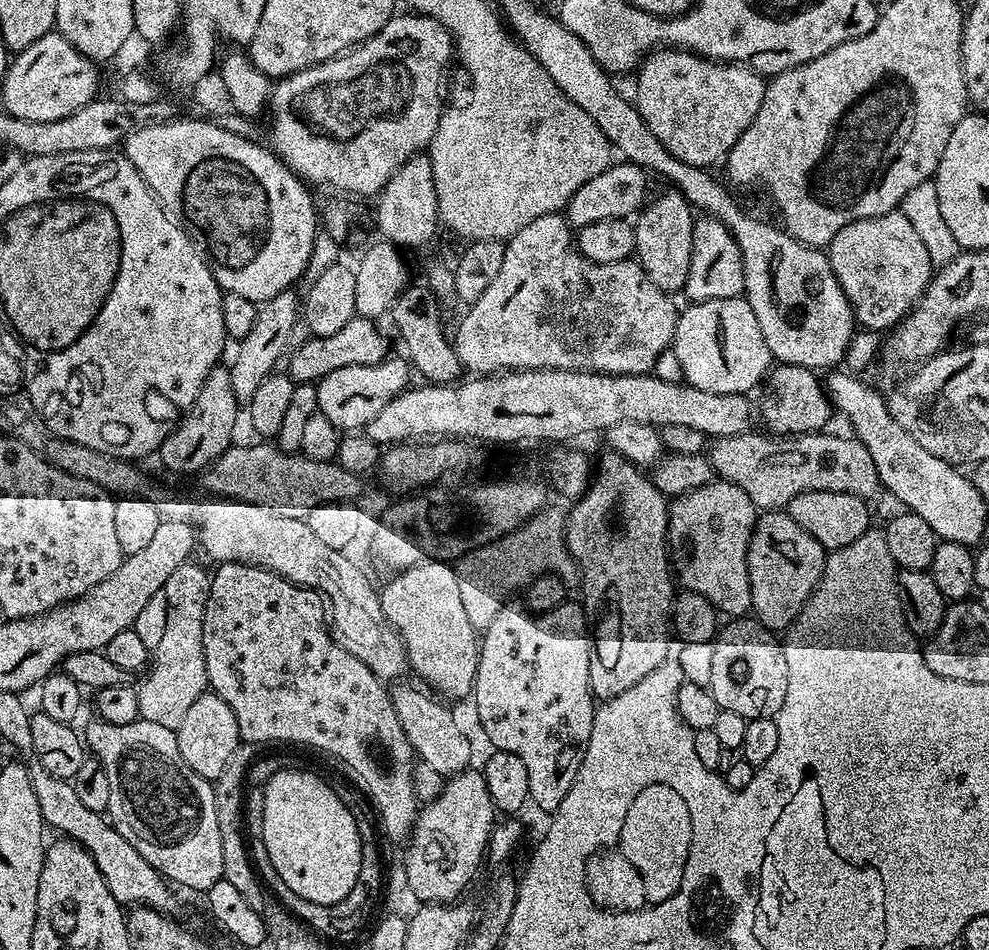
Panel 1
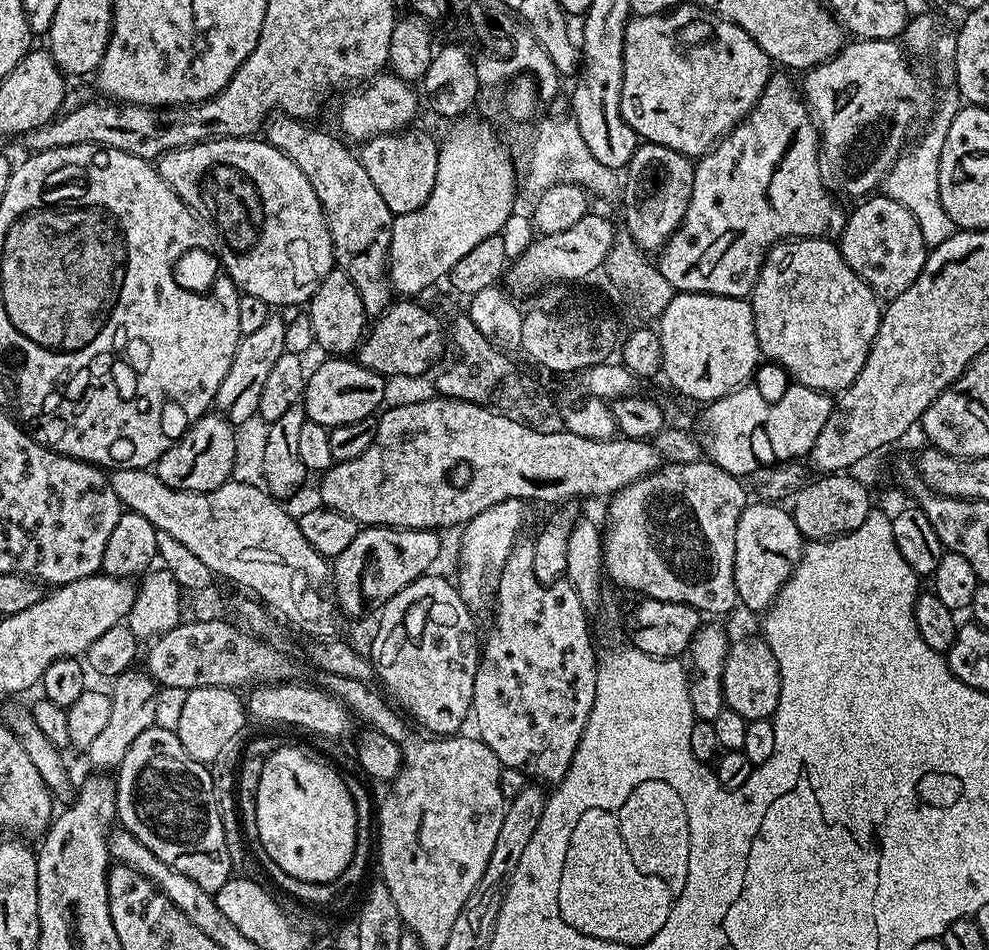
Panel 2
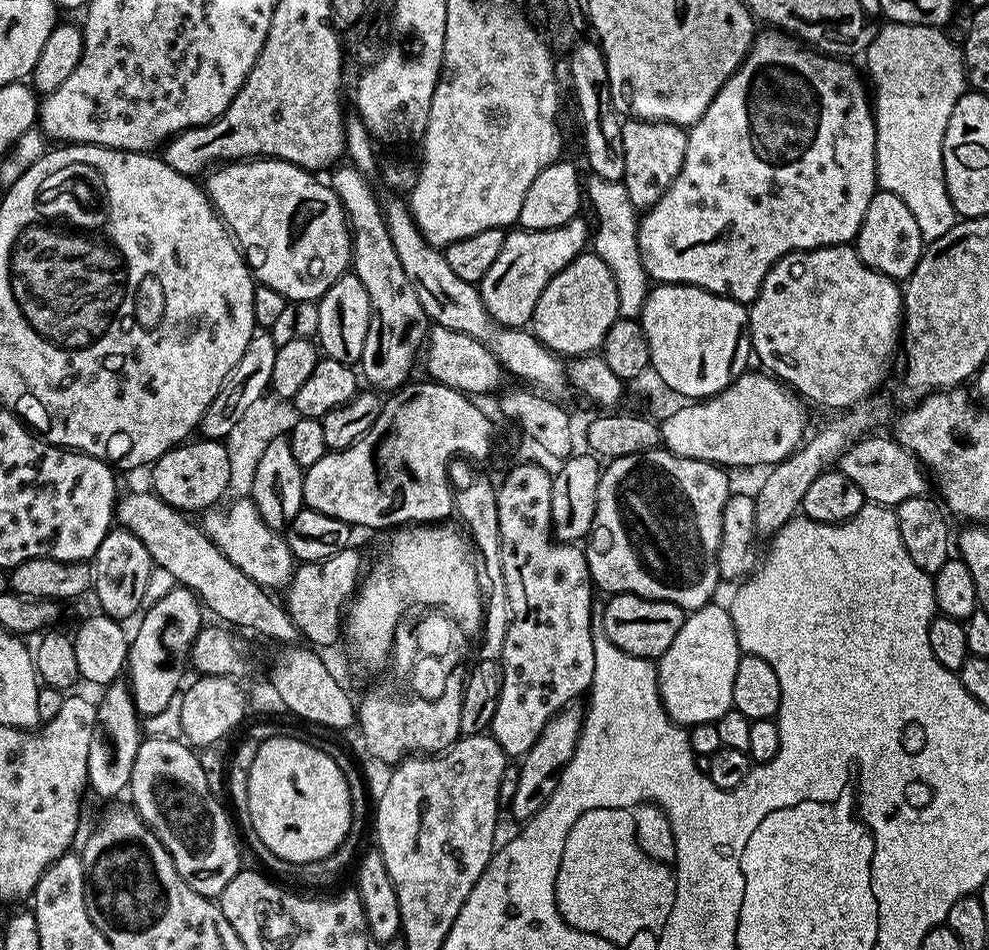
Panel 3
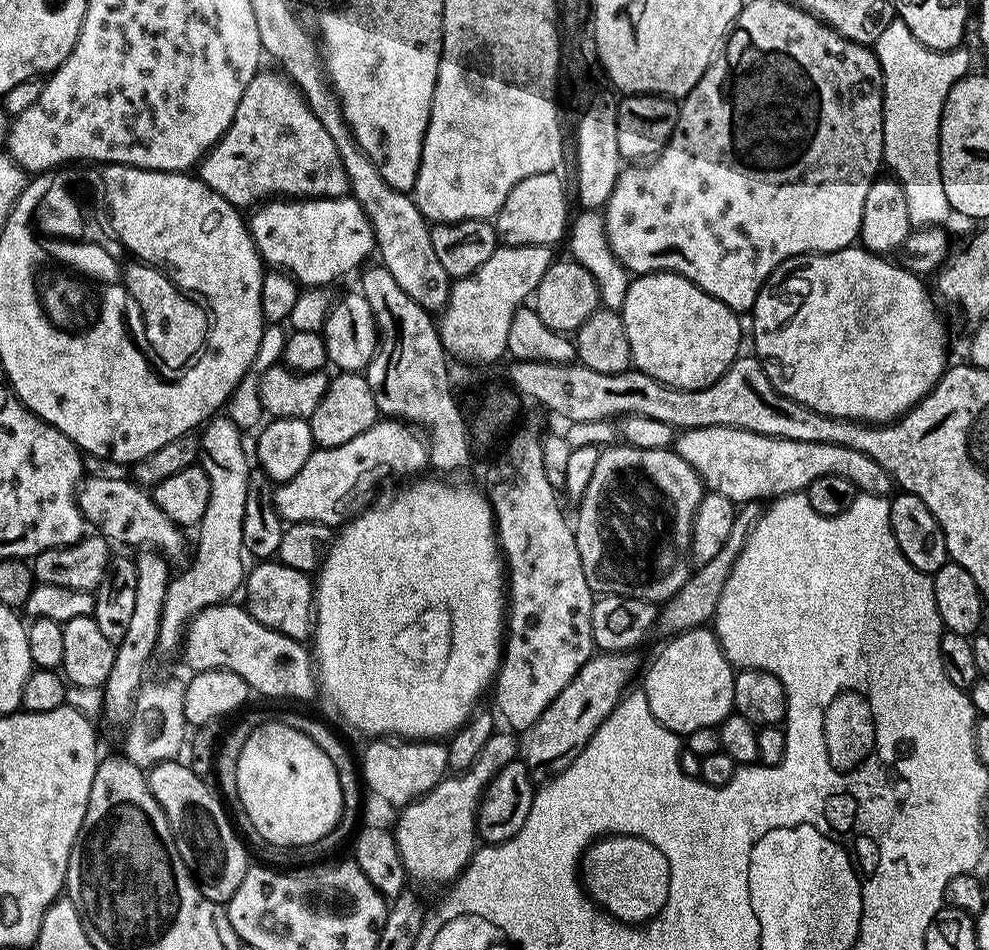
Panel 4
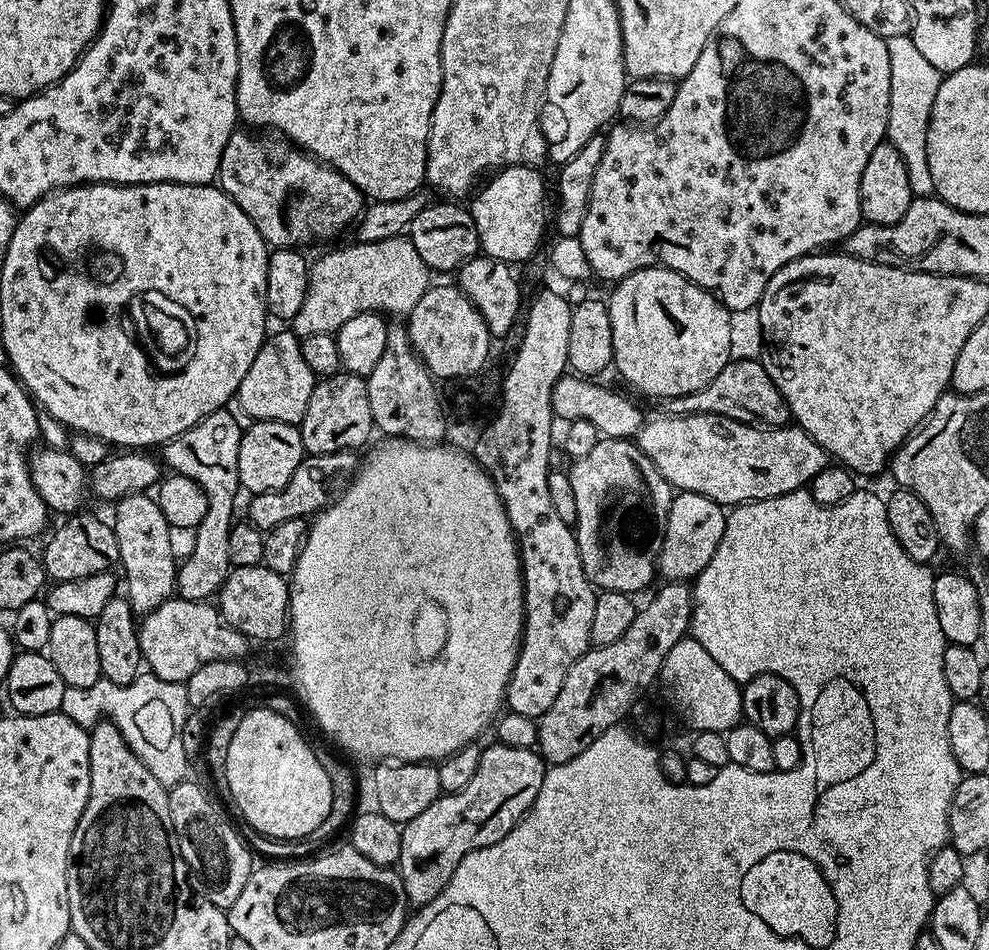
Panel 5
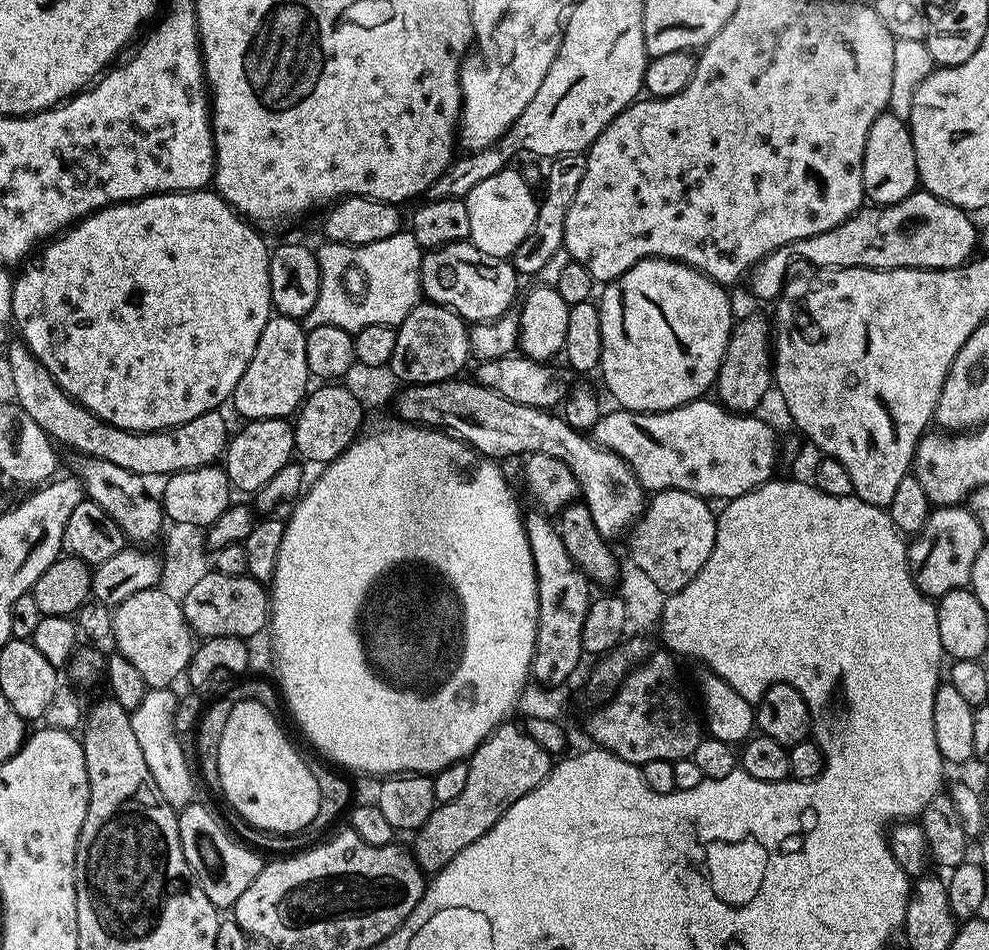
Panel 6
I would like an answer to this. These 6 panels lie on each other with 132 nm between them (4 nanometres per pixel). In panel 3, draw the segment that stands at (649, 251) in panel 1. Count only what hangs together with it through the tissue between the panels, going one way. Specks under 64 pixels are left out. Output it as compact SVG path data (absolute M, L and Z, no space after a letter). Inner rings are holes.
M625 119L620 125L622 130L622 150L626 158L624 179L622 181L630 202L638 210L647 210L666 194L674 182L686 158L688 145L687 131L681 125L667 124L657 120Z

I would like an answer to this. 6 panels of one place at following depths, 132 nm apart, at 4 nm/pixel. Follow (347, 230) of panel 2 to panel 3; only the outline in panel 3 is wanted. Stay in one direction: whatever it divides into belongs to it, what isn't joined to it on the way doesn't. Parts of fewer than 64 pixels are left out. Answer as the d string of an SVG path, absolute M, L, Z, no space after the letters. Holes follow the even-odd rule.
M351 164L339 165L332 174L328 180L329 185L335 190L344 208L349 231L352 233L350 266L353 275L365 287L366 294L370 294L370 326L366 330L366 346L362 346L358 368L362 376L364 371L364 376L373 384L369 384L373 389L399 390L409 383L411 376L408 375L411 374L412 367L415 364L417 367L418 357L430 331L430 321L394 251L394 244L386 230L383 207L369 186L369 179Z

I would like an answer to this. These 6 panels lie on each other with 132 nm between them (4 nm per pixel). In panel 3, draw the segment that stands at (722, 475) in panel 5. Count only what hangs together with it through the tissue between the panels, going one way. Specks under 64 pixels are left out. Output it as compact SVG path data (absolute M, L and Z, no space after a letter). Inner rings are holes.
M869 434L857 444L851 444L838 461L838 471L846 474L858 490L862 490L865 501L873 504L895 506L906 502L911 496L922 496L929 491L930 476L909 448L904 448L891 435Z

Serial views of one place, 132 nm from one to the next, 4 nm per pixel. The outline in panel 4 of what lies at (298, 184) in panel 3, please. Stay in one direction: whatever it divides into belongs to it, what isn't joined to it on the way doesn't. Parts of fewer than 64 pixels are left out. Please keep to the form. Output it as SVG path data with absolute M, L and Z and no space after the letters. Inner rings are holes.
M351 195L334 198L272 198L261 203L250 216L252 241L260 252L260 259L273 269L293 276L297 284L310 288L329 286L339 276L352 272L376 247L374 230L370 218L359 202Z

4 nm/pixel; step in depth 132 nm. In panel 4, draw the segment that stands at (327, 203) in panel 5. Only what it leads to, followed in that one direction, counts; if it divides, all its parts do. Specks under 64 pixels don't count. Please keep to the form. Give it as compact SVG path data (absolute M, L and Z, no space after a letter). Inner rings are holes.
M261 70L250 86L246 86L246 94L242 94L242 102L238 102L238 110L234 110L234 122L230 122L226 134L222 134L220 141L200 161L198 178L210 186L210 190L226 198L226 202L241 210L247 209L247 204L256 206L269 198L334 198L349 195L348 175L338 154L338 146L334 146L334 138L330 138L330 134L326 134L326 126L314 118L300 89L287 76L276 72Z

